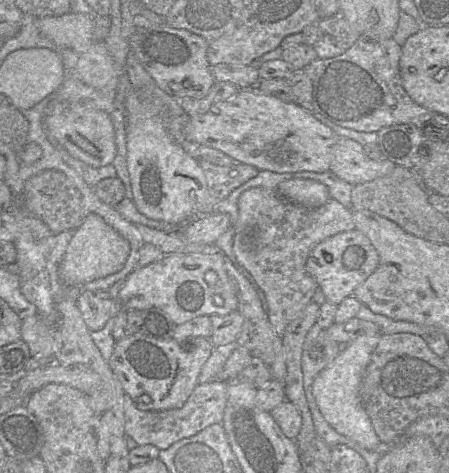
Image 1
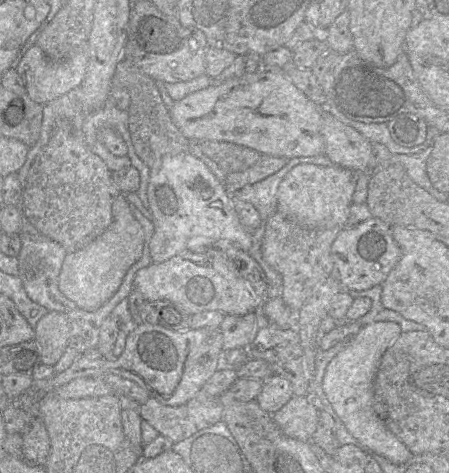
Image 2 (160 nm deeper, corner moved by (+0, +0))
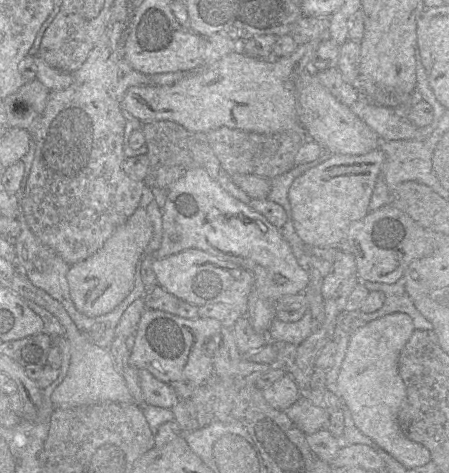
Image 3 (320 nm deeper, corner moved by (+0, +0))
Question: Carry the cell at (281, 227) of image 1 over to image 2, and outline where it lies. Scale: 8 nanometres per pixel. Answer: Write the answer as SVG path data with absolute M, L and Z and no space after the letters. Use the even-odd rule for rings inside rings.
M353 202L350 206L347 223L344 226L330 229L308 229L294 223L279 211L266 221L262 242L263 259L280 274L282 278L280 296L291 311L299 311L317 288L331 276L334 269L330 253L331 246L341 230L345 227L355 226L372 217L366 203Z

